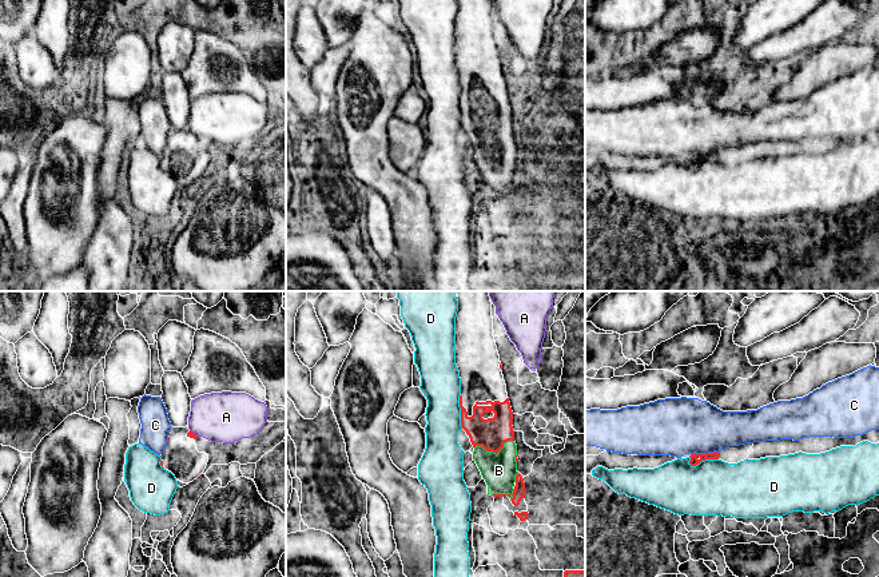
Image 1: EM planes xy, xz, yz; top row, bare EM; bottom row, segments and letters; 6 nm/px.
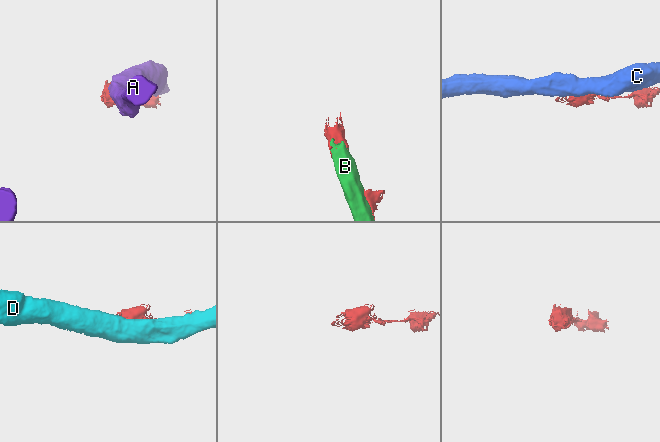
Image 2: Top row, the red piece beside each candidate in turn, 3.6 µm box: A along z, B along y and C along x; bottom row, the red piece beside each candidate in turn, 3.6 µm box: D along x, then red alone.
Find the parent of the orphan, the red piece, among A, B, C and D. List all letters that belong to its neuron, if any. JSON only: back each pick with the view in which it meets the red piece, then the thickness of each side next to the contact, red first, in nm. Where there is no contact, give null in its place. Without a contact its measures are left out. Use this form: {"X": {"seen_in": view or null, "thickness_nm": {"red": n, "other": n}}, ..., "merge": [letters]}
{"B": {"seen_in": "xz", "thickness_nm": {"red": 190, "other": 200}}, "merge": ["B"]}

